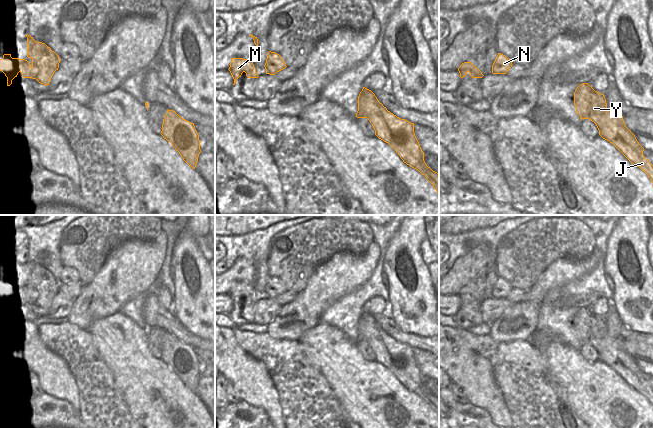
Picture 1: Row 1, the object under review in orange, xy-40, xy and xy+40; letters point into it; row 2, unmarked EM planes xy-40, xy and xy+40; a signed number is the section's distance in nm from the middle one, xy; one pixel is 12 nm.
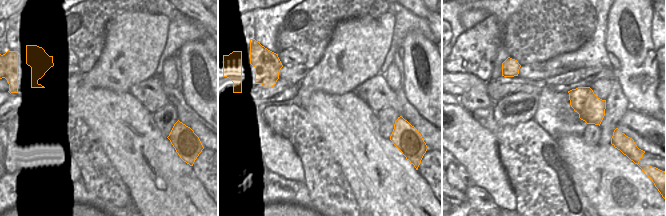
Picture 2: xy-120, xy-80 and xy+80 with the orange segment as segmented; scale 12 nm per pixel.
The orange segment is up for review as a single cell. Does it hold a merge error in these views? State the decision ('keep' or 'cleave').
keep

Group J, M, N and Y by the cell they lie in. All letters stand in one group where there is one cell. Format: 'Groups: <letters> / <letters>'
Groups: J M N Y.

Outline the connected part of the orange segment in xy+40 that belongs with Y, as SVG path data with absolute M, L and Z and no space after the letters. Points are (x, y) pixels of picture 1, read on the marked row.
M588 83L580 84L574 92L574 105L580 119L589 119L599 130L599 135L612 143L632 164L644 171L653 183L653 165L643 155L644 148L626 127L623 116L607 111L603 94Z

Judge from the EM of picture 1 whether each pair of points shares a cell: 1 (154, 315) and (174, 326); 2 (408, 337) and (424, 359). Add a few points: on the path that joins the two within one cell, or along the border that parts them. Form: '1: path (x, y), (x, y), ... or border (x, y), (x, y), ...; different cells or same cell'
1: path (159, 317), (169, 323); same cell
2: border (414, 346), (428, 351); different cells

